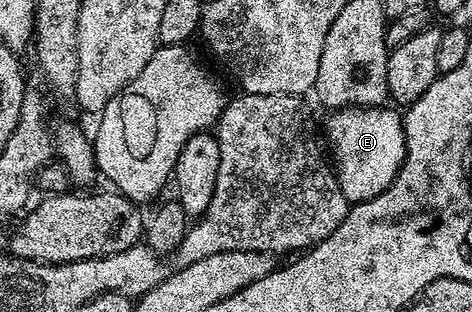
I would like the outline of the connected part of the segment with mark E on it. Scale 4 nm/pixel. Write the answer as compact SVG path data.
M387 107L379 108L341 108L335 110L328 123L328 137L332 145L332 161L343 195L349 204L372 200L393 183L405 159L405 133L403 118L400 113Z

